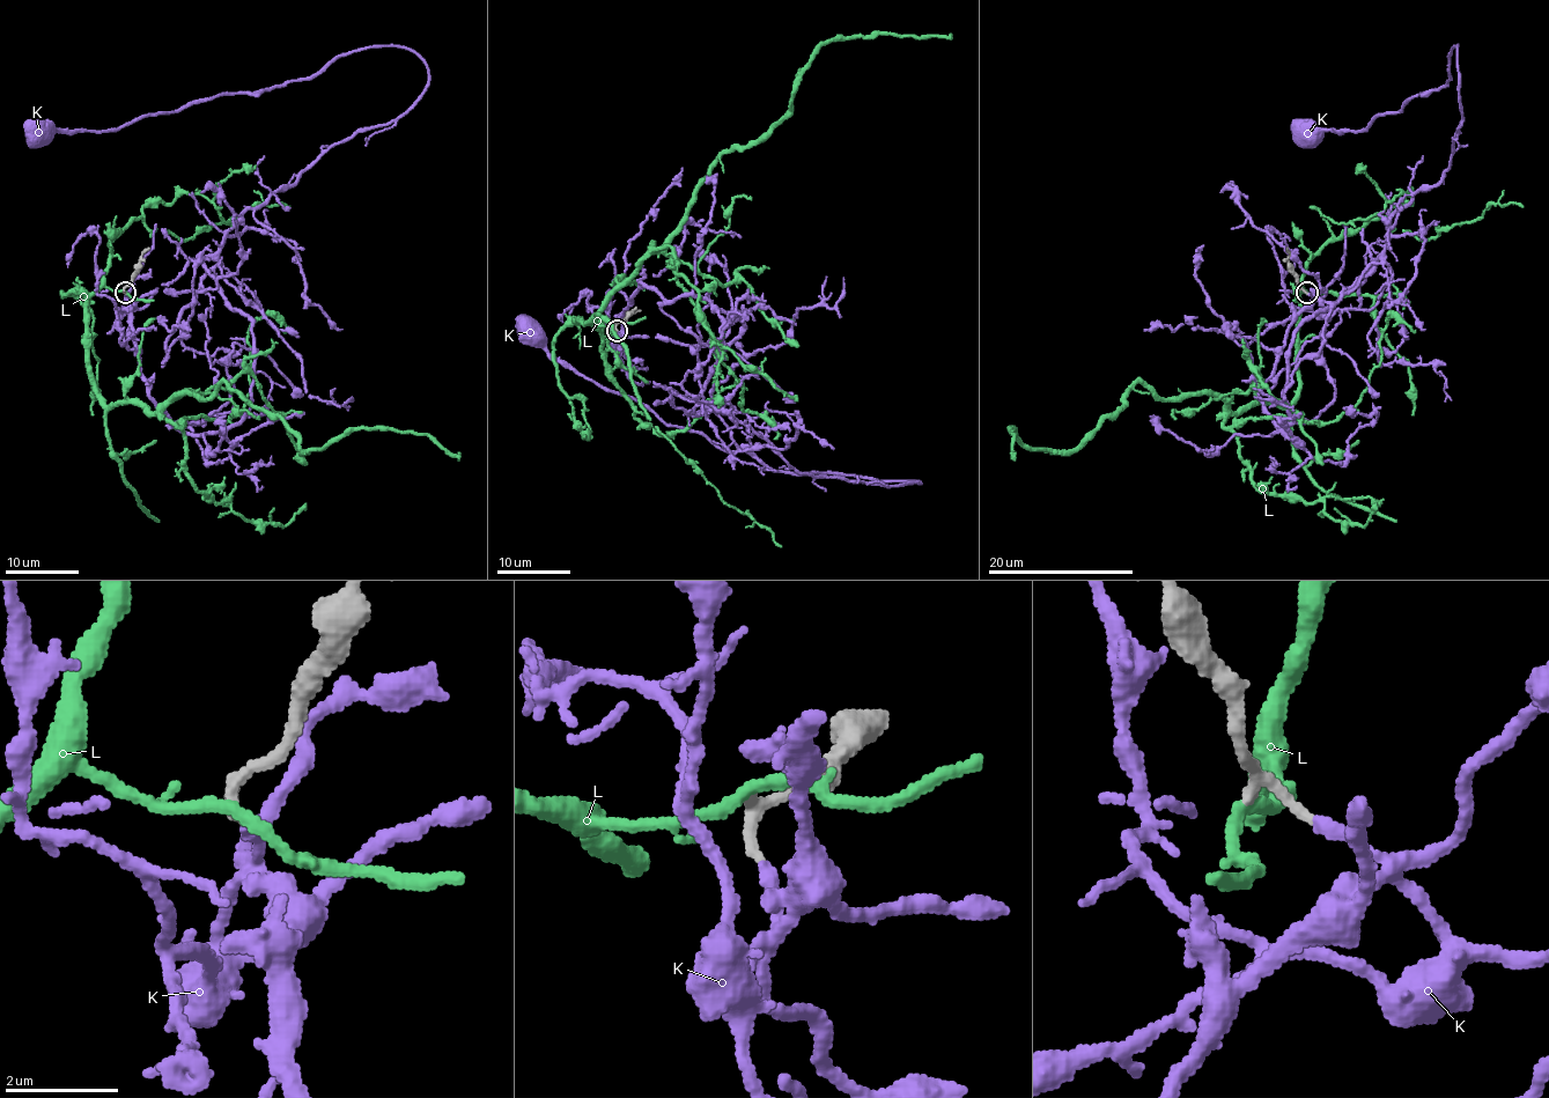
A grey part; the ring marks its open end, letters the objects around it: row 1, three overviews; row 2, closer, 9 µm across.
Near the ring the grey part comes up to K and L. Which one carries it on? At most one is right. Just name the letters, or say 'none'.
K

